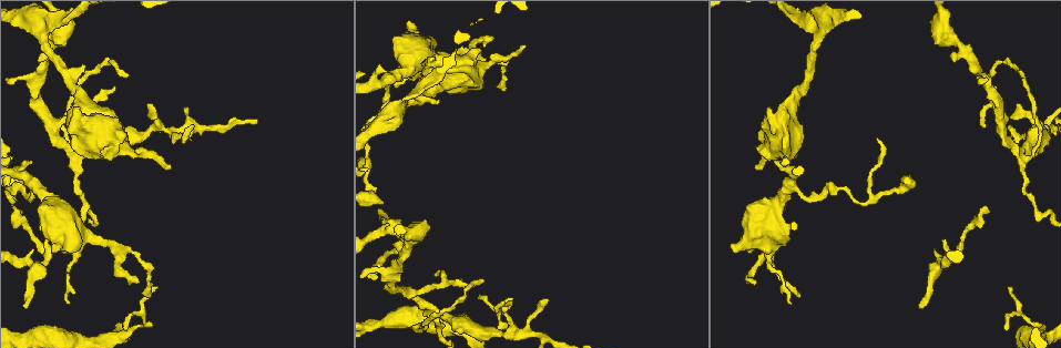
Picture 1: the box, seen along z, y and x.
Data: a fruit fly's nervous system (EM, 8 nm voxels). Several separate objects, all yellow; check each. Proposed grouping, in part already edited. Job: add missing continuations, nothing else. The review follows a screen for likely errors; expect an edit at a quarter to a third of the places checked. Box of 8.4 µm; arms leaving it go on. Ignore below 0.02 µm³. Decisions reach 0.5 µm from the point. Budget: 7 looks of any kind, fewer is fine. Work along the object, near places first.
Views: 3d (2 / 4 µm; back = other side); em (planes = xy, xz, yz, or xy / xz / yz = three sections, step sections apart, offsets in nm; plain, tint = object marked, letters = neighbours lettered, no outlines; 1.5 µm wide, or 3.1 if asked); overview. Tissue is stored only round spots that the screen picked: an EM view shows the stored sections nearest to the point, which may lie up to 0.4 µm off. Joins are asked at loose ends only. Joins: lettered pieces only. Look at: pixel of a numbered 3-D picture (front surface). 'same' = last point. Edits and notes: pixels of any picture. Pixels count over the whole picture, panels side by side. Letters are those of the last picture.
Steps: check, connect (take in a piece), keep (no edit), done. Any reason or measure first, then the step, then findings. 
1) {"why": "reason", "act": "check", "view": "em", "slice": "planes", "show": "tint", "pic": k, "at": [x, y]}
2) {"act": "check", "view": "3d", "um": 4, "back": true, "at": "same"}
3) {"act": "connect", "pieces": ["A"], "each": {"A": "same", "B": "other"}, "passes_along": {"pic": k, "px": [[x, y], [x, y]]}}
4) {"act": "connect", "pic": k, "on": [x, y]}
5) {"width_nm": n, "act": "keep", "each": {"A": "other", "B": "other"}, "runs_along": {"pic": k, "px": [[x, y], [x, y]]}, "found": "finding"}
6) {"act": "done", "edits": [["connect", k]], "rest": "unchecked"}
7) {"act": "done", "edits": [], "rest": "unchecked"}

{"why": "thick end", "act": "check", "view": "em", "slice": "xz", "step": 8, "show": "tint", "pic": 1, "at": [74, 108]}

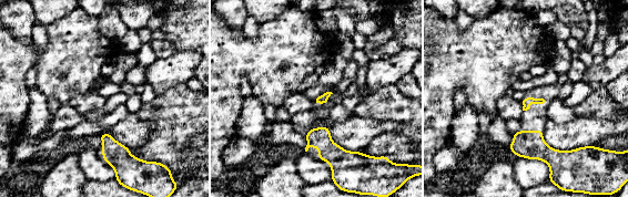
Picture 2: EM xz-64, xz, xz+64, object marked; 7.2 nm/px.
{"act": "check", "view": "em", "slice": "planes", "show": "letters", "at": "same"}

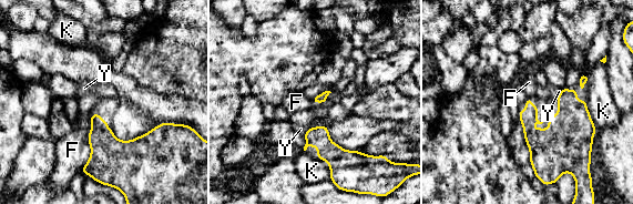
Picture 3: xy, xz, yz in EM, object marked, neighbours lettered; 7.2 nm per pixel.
{"act": "keep", "each": {"F": "other", "K": "other", "Y": "other"}, "border": {"pic": 3, "px": [[91, 114], [90, 156], [81, 170]]}, "found": "no lettered piece goes on from it"}

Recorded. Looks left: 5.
{"act": "check", "view": "3d", "um": 2, "back": true, "pic": 1, "at": [379, 210]}

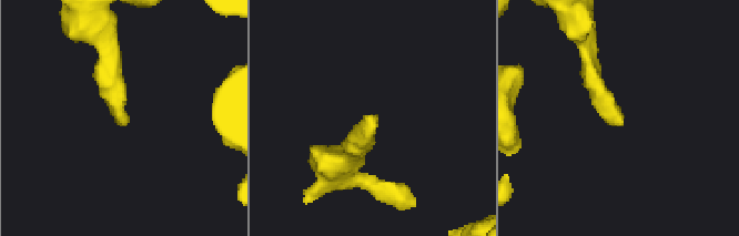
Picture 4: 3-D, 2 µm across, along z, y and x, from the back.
{"act": "check", "view": "em", "slice": "planes", "show": "letters", "pic": 4, "at": [120, 124]}

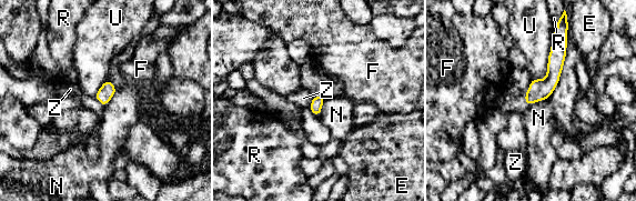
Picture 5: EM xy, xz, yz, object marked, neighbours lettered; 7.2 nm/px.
{"longest_contact_nm": ["U", 360], "act": "keep", "each": {"E": "other", "F": "other", "N": "other", "R": "other", "U": "other", "Z": "other"}, "found": "no lettered piece goes on from it"}

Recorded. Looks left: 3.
{"why": "an open end", "act": "check", "view": "em", "slice": "planes", "show": "letters", "pic": 1, "at": [756, 170]}

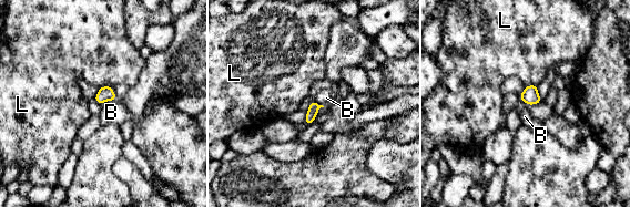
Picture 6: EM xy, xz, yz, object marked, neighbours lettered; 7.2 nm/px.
{"act": "keep", "each": {"B": "other", "L": "other"}, "border": {"pic": 6, "px": [[115, 99], [108, 100], [101, 105]]}, "found": "none of them fits"}

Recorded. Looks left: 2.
{"act": "done", "edits": [], "rest": "unchecked"}

